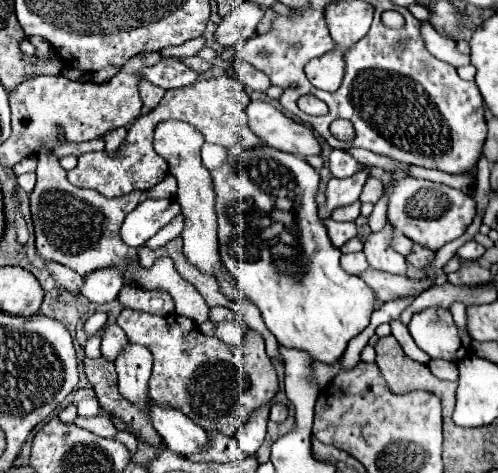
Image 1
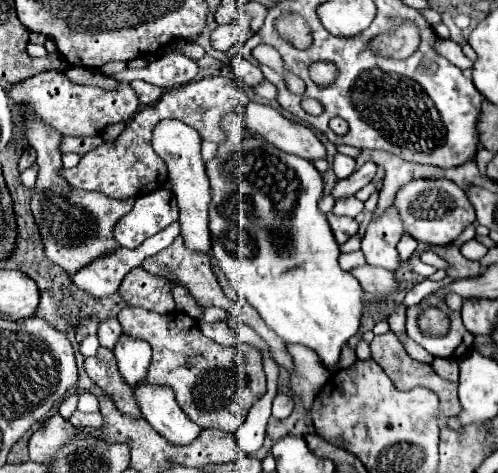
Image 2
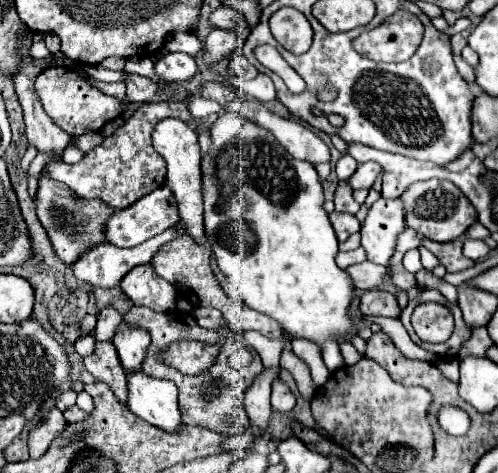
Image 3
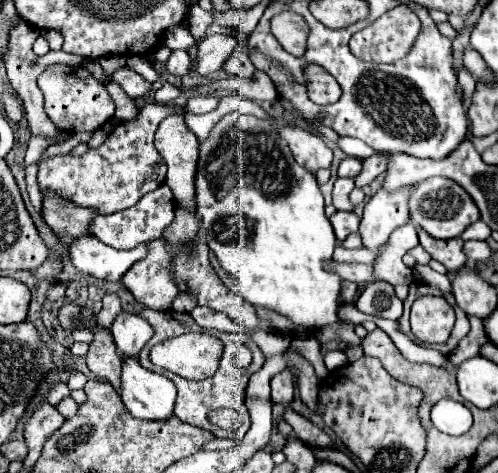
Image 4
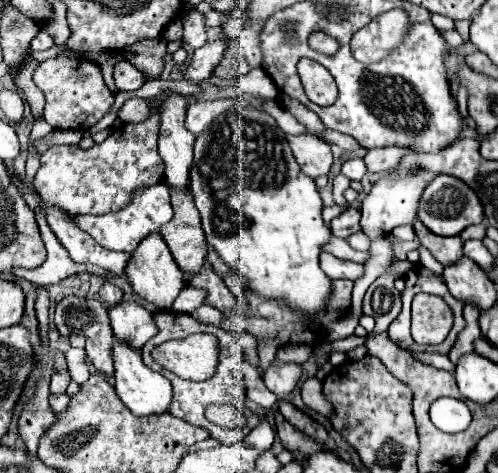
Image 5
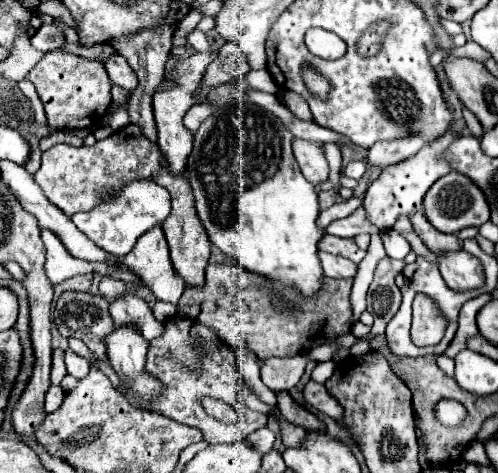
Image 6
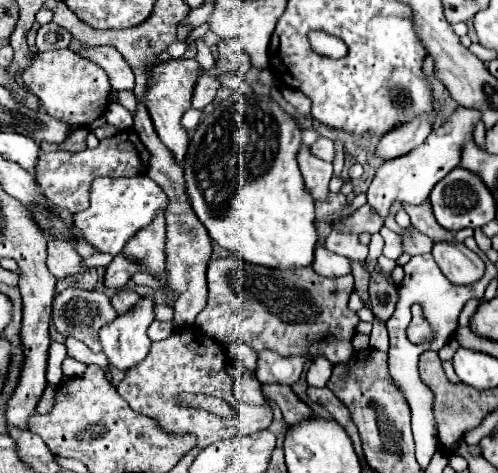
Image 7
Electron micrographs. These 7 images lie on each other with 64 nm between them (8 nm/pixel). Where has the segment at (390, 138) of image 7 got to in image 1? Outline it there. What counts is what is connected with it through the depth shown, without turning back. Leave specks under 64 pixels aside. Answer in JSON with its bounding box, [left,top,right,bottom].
[318,168,370,220]

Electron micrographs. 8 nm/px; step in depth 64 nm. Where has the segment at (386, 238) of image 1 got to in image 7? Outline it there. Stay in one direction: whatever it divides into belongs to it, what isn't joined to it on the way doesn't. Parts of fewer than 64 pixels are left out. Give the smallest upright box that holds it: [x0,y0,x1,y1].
[368,108,480,220]

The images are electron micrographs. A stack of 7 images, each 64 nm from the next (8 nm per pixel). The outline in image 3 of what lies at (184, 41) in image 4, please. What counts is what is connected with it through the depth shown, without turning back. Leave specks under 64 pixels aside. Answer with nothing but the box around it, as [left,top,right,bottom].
[166,32,202,56]

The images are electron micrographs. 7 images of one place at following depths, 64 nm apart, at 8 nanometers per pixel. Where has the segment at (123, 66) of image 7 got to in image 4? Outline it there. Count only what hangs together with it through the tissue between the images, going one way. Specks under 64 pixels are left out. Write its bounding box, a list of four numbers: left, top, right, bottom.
[114,68,152,100]

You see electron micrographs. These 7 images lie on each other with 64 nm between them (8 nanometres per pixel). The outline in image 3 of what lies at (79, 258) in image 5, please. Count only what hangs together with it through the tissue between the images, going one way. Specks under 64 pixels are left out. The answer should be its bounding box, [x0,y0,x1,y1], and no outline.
[72,228,178,288]

